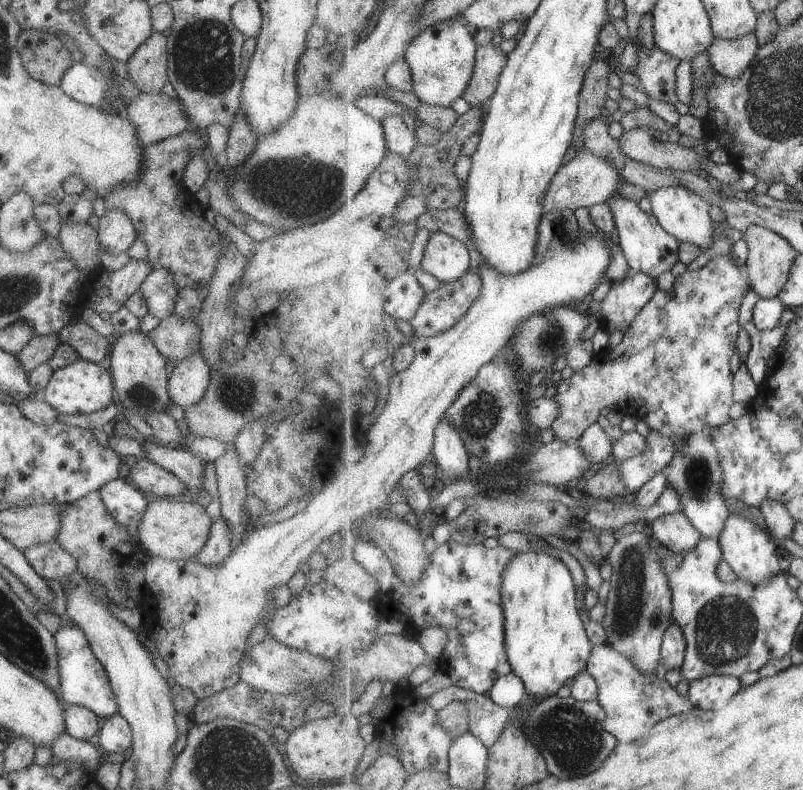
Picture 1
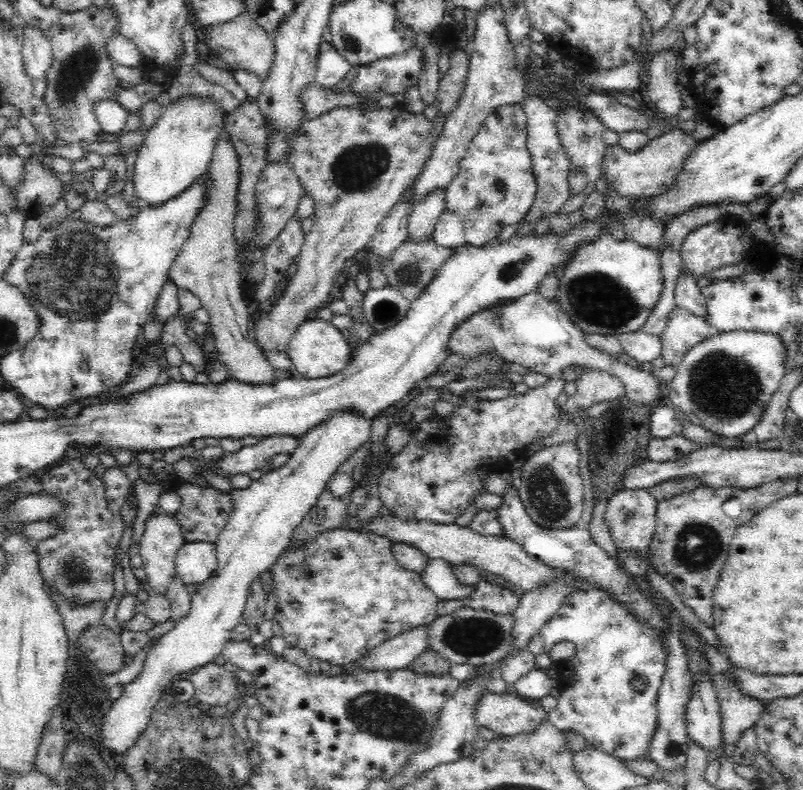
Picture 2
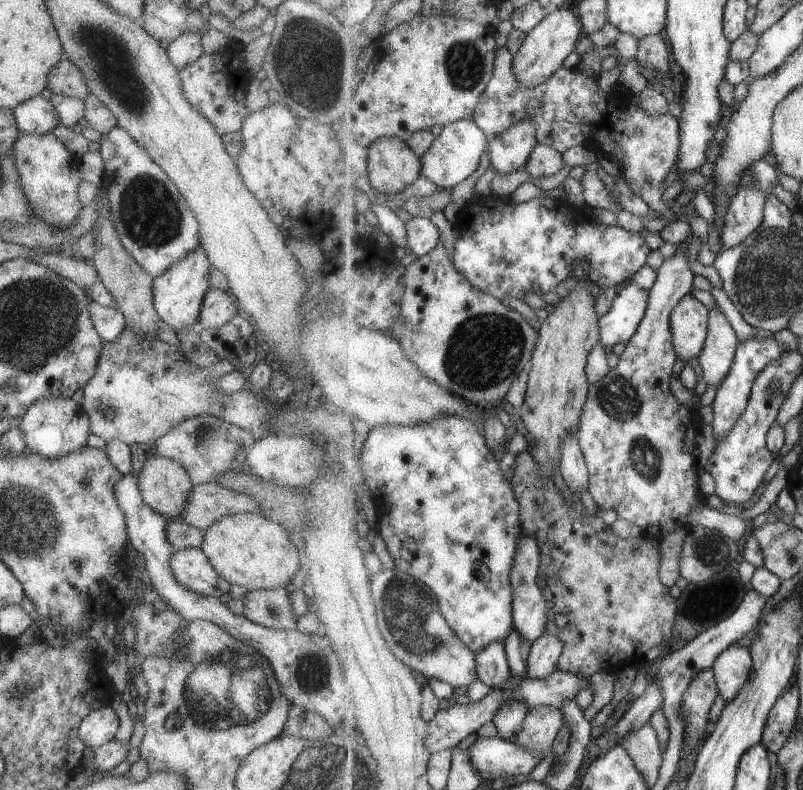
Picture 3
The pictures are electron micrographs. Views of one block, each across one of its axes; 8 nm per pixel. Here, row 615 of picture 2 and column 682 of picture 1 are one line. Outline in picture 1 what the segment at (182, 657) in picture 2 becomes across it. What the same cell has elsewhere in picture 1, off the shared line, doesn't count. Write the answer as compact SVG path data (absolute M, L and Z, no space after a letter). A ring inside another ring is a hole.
M683 185L667 186L659 188L649 194L652 213L659 219L663 228L678 238L682 243L689 242L709 250L716 240L715 221L711 216L710 199L702 197Z

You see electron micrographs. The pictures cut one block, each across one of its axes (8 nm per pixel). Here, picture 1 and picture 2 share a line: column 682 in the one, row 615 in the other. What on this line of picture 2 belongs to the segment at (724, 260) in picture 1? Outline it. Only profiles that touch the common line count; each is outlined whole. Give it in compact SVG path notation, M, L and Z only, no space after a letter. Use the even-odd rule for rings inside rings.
M339 529L327 531L325 534L318 536L318 539L310 545L299 543L299 546L299 550L296 550L294 553L282 554L272 566L275 581L274 590L278 596L278 607L276 607L276 614L274 614L273 620L280 624L281 635L289 647L296 647L318 661L322 660L322 662L329 662L332 665L336 664L346 669L346 666L358 663L361 659L364 659L370 653L370 650L374 650L376 646L380 646L383 642L402 634L404 631L432 623L439 617L437 613L437 606L440 602L438 596L423 582L421 573L399 567L399 563L395 558L395 552L393 552L395 543L388 539L387 536L373 534L365 530Z

